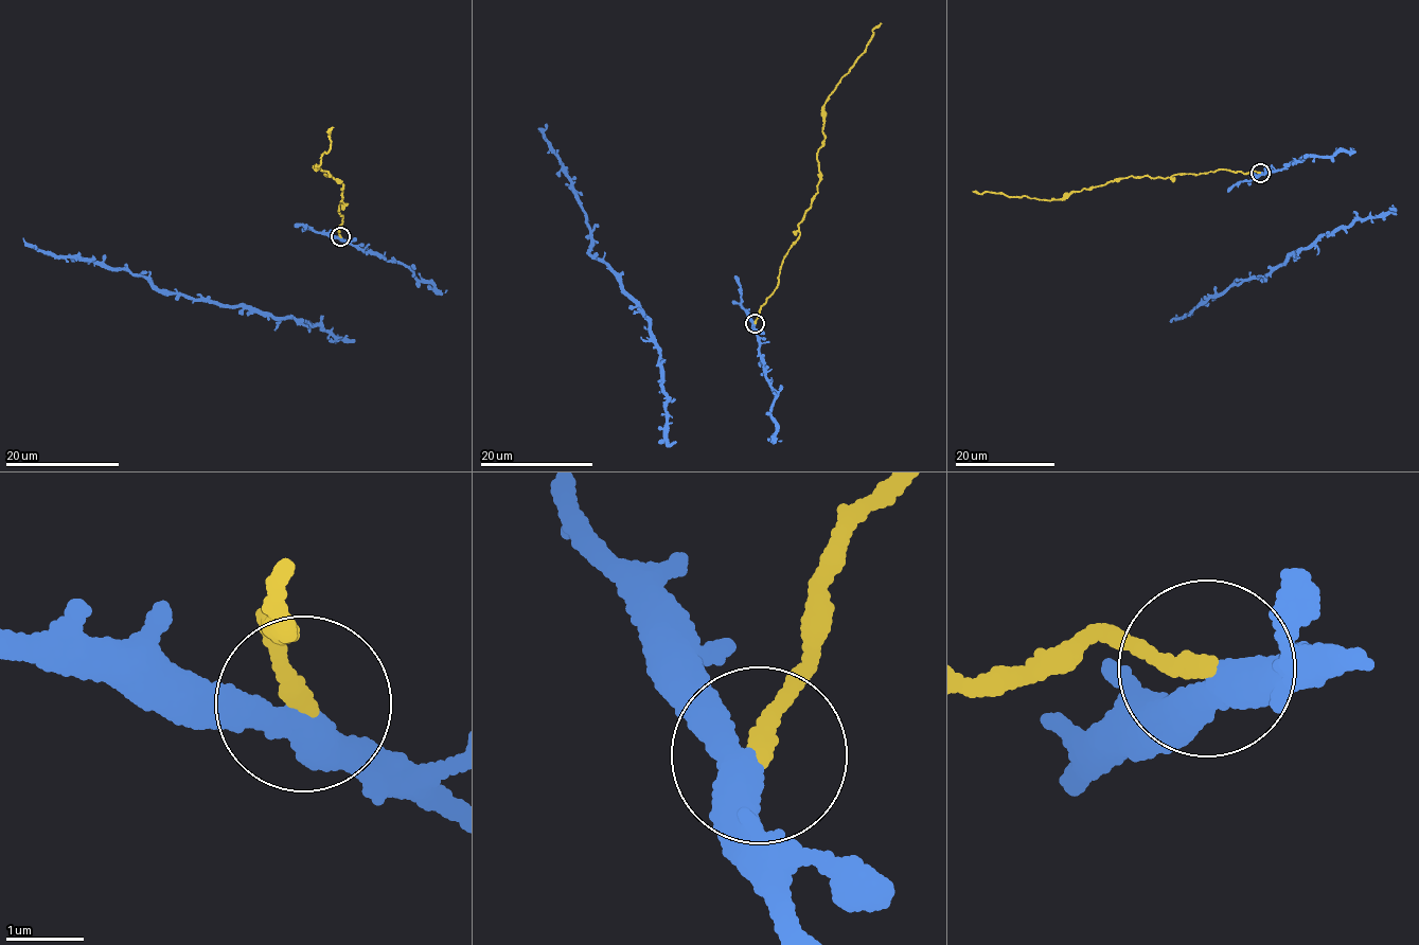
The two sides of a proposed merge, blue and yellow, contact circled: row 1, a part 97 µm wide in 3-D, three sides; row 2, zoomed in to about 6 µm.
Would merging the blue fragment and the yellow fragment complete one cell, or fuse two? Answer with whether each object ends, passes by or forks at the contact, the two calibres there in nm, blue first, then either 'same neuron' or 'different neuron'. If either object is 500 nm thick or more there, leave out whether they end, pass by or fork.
blue passes by; yellow ends; calibres 400 and 220 nm; different neuron

